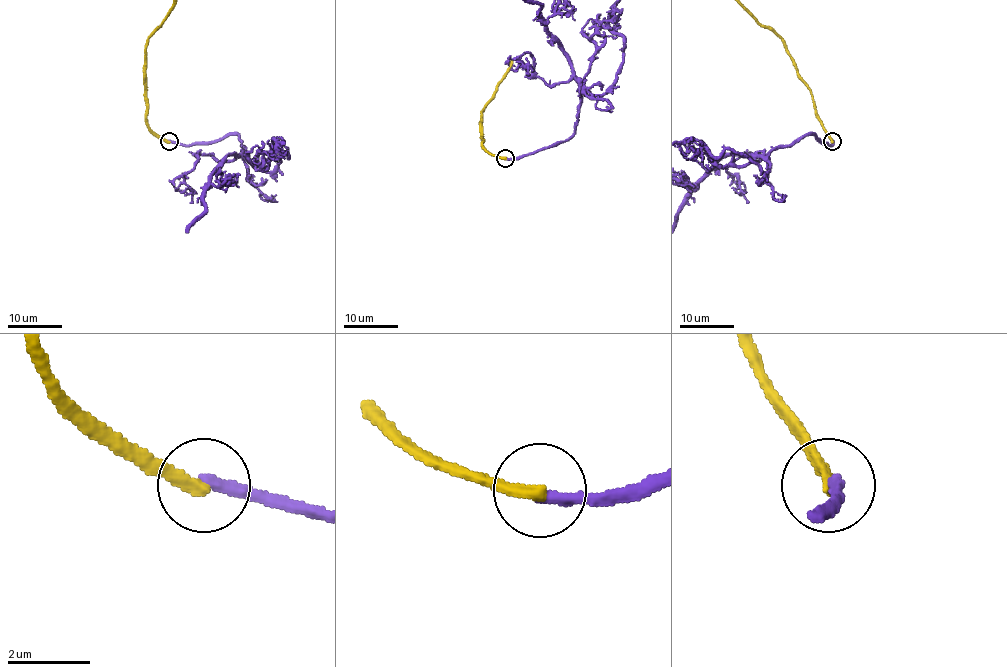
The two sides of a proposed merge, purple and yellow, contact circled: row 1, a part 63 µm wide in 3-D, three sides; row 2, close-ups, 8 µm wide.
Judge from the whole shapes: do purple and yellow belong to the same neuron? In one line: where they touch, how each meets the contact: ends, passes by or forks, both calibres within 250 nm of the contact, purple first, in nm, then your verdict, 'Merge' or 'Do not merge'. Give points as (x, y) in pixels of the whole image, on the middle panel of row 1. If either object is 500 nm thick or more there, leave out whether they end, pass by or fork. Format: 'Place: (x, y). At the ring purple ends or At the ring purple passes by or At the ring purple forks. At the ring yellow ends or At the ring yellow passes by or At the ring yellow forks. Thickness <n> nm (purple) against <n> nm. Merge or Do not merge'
Place: (505, 158). At the ring purple ends. At the ring yellow ends. Thickness 280 nm (purple) against 320 nm. Do not merge

